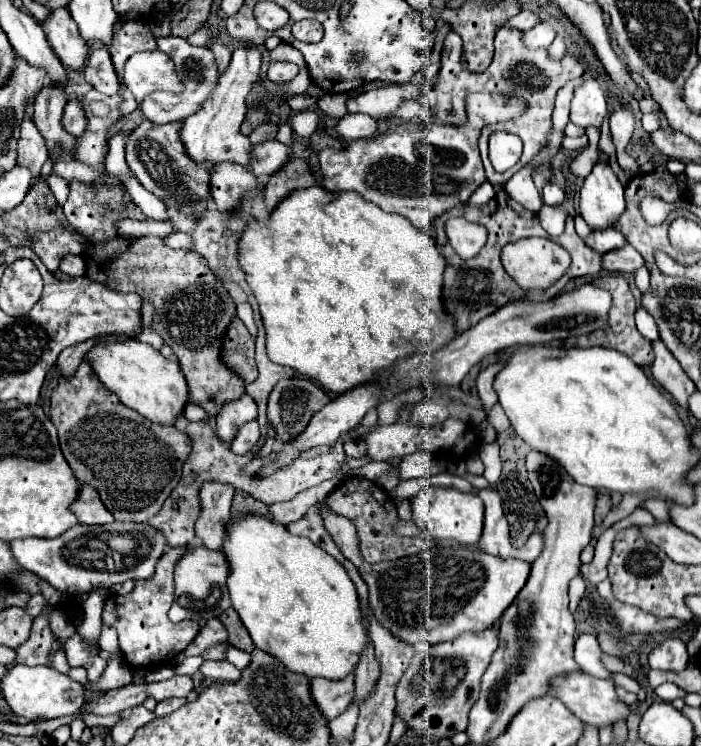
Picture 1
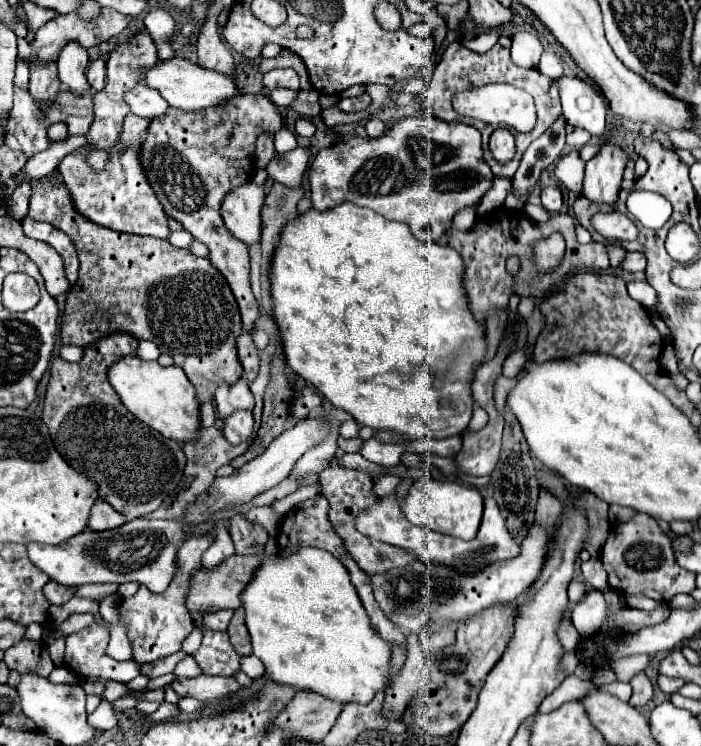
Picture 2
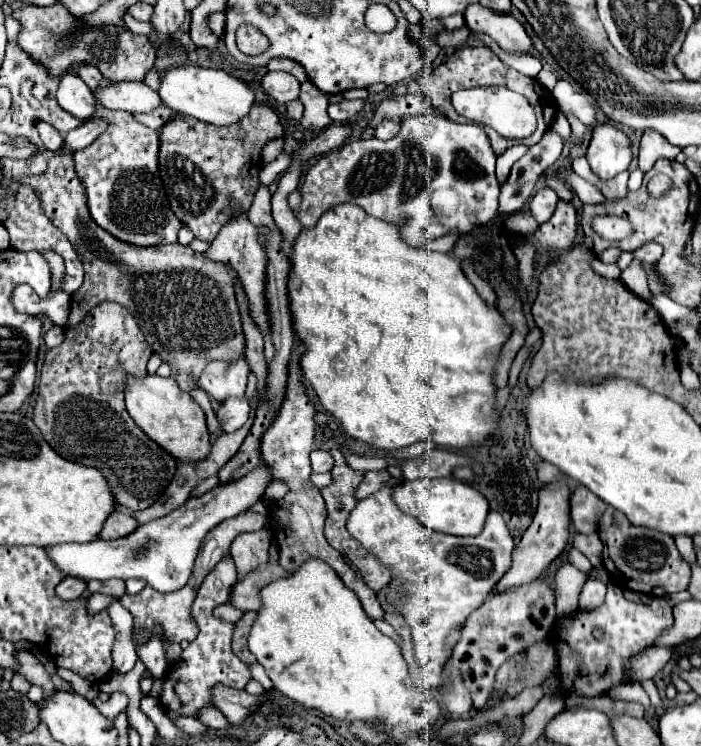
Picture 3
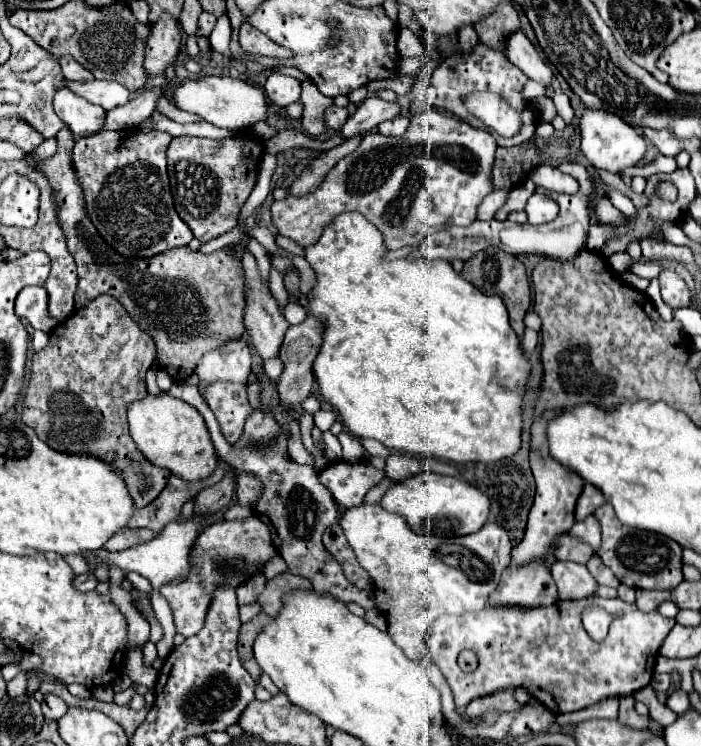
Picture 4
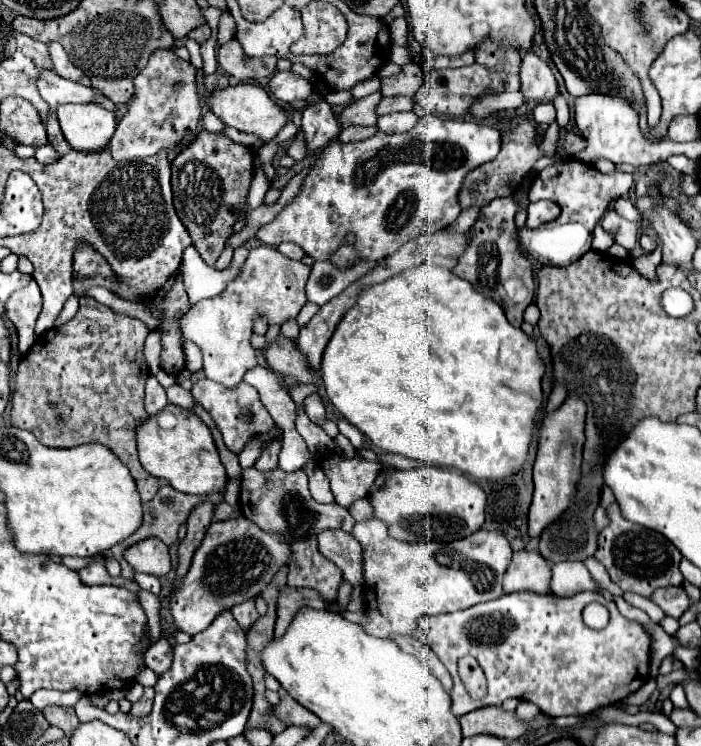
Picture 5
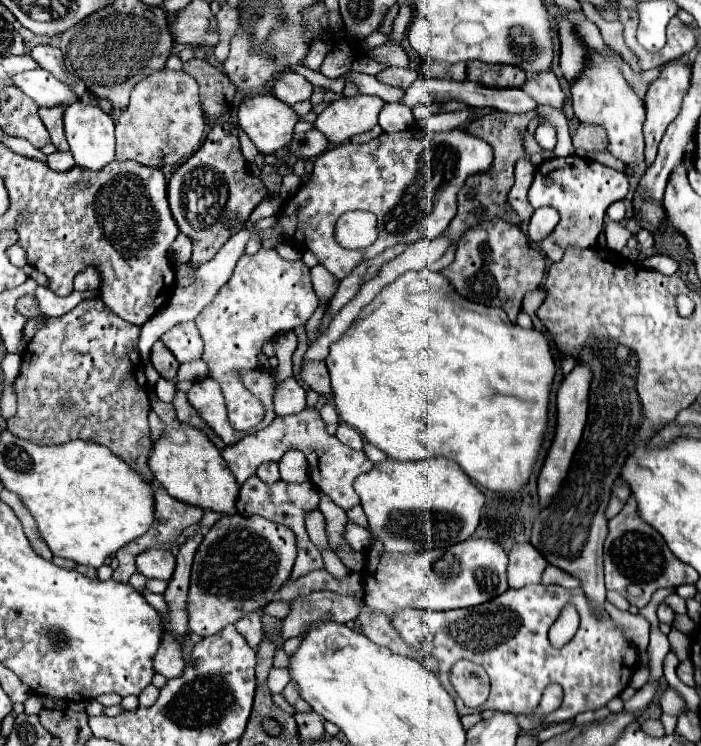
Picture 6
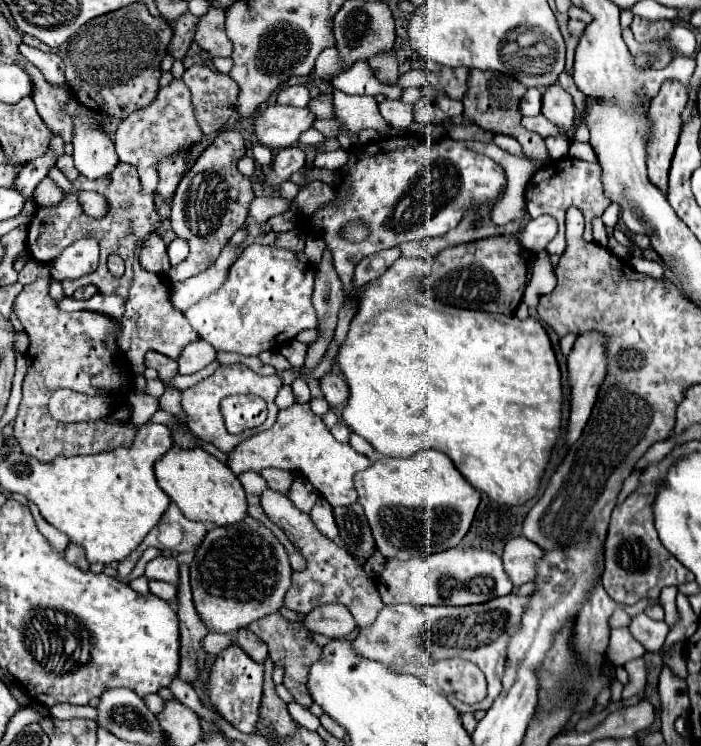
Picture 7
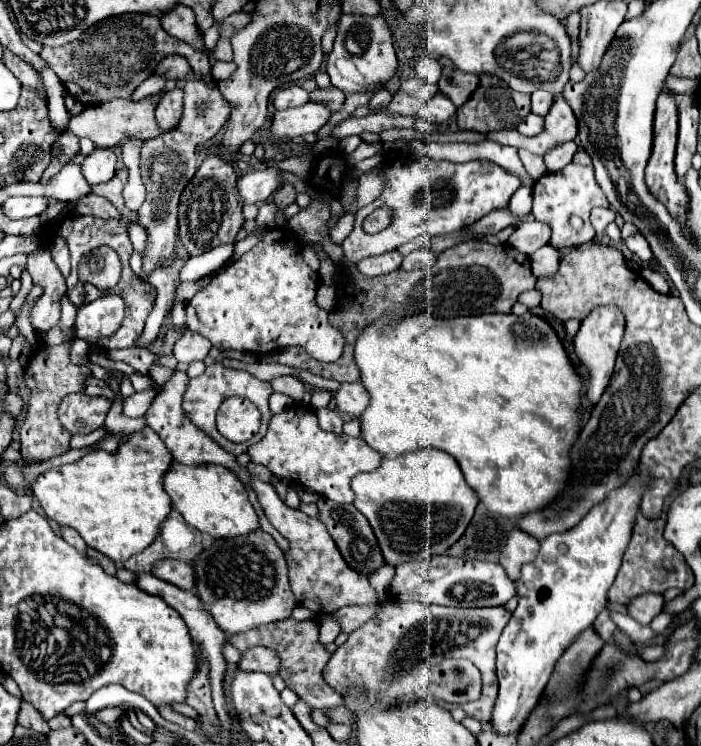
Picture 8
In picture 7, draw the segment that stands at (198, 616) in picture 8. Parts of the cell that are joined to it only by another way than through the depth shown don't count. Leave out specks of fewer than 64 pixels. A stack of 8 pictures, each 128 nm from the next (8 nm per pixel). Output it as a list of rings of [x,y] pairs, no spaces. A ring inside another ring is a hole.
[[[150,580],[148,582],[148,588],[150,588],[150,592],[154,596],[158,596],[158,598],[170,602],[170,604],[176,602],[176,594],[178,594],[178,588],[176,586],[172,586],[168,582],[160,582],[160,580]]]

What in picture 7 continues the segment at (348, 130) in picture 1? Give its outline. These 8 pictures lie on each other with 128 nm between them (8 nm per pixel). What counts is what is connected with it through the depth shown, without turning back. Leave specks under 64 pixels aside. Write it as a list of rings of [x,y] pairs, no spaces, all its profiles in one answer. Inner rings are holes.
[[[384,100],[378,104],[378,110],[380,114],[384,116],[384,120],[388,124],[392,124],[394,128],[400,128],[400,130],[408,130],[408,126],[412,124],[412,114],[414,114],[414,106],[412,104],[406,104],[402,100]]]

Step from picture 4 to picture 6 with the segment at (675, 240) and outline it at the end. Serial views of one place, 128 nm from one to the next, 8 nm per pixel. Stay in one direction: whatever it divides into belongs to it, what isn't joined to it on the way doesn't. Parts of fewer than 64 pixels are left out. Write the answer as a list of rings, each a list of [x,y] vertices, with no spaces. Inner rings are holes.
[[[614,202],[614,204],[608,208],[606,216],[608,216],[612,222],[622,222],[622,220],[626,218],[626,204],[624,204],[624,202]]]

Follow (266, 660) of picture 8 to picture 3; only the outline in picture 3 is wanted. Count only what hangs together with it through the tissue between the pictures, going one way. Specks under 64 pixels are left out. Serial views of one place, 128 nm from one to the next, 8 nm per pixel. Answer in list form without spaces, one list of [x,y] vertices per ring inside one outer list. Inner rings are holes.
[[[266,528],[258,532],[244,532],[232,542],[230,554],[236,564],[238,580],[244,580],[246,574],[254,572],[260,564],[268,562],[268,548],[270,548],[270,532]]]

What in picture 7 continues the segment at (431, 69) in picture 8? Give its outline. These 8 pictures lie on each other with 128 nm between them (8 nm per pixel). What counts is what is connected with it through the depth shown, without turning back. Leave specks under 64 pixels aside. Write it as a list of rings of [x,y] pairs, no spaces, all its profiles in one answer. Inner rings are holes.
[[[418,68],[418,70],[410,70],[406,72],[402,78],[398,78],[396,82],[398,86],[402,88],[408,88],[408,86],[428,86],[428,78],[426,78],[426,68]]]

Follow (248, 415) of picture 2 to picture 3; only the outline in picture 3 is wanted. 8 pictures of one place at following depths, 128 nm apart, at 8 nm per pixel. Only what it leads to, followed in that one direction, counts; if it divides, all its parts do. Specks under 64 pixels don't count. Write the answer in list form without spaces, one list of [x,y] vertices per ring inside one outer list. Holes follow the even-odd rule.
[[[226,398],[220,402],[216,410],[218,422],[224,432],[236,432],[238,428],[242,428],[248,420],[248,414],[250,414],[250,406],[246,398]]]

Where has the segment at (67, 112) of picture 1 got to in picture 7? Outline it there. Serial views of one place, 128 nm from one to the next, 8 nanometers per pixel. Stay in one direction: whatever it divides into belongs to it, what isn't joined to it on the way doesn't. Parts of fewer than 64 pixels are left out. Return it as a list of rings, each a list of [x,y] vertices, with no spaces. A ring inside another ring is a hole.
[[[64,154],[60,160],[58,160],[58,170],[72,182],[72,180],[76,180],[78,176],[80,176],[80,172],[76,170],[76,166],[74,166],[74,160],[72,160],[72,156],[68,156],[68,154]]]

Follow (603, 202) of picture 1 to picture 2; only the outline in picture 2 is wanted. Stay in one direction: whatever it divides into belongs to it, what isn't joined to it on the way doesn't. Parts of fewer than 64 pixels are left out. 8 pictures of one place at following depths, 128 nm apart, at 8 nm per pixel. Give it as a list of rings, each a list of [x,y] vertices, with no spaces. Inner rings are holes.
[[[602,144],[600,152],[586,164],[584,196],[592,202],[604,202],[614,206],[622,184],[622,172],[626,168],[628,154],[616,144]]]

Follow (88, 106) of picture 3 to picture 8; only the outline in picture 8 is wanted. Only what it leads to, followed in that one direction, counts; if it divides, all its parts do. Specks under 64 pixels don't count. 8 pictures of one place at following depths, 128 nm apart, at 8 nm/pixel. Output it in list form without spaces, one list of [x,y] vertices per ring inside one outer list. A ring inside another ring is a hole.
[[[96,148],[82,162],[82,174],[90,186],[112,180],[116,174],[116,154],[108,148]]]

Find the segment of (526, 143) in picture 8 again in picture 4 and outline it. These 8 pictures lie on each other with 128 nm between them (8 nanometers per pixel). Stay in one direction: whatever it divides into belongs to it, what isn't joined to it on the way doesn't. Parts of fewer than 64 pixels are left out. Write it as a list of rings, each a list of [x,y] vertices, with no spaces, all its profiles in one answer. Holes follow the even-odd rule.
[[[514,32],[512,40],[508,40],[508,60],[518,66],[530,80],[540,82],[546,88],[550,86],[552,70],[542,62],[540,54],[522,32]]]

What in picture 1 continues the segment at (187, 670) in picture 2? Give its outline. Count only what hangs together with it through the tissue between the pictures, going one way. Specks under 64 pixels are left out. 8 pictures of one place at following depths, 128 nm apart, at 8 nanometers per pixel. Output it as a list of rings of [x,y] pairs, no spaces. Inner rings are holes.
[[[206,660],[198,670],[200,670],[204,676],[212,678],[212,680],[226,680],[226,682],[238,682],[240,676],[242,676],[242,672],[240,672],[236,666],[232,666],[230,662],[220,664],[220,662],[210,662],[210,660]]]

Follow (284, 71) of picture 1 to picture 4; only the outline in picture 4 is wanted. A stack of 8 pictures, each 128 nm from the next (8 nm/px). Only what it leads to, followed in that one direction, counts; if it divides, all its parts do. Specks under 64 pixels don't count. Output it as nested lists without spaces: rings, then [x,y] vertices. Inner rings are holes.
[[[272,72],[264,84],[264,90],[266,90],[266,96],[278,104],[278,106],[288,106],[292,102],[298,102],[300,100],[300,92],[302,92],[302,86],[296,78],[292,76],[284,76],[280,72]]]

